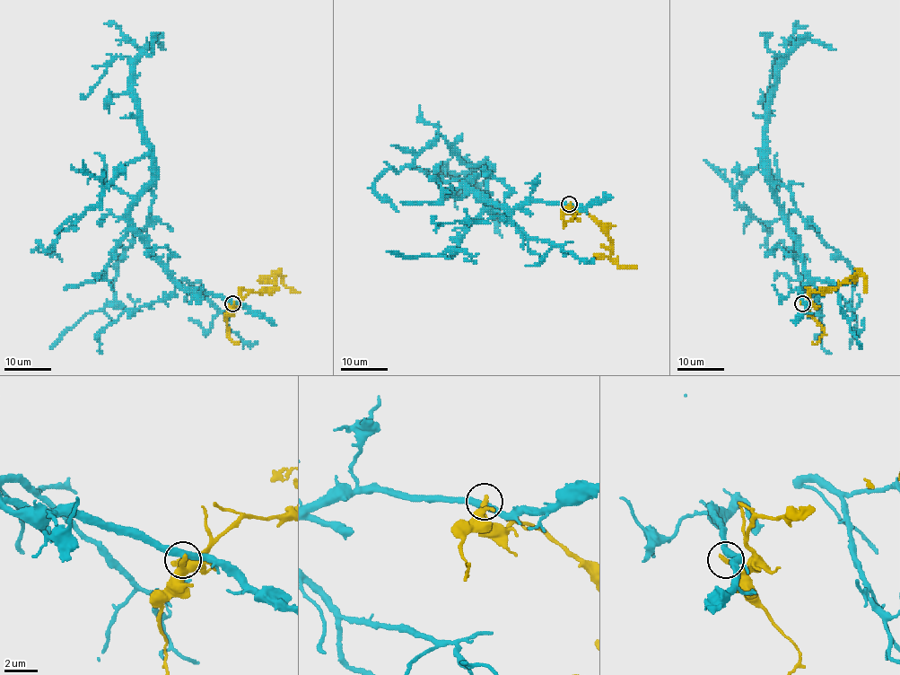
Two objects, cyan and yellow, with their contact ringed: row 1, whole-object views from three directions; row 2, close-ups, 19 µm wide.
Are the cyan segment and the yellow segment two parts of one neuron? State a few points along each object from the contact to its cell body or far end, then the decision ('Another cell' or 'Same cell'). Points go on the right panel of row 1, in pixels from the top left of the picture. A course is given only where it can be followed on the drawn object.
Course of cyan: (803, 303), (804, 259), (761, 154), (735, 199), (770, 232), (768, 249), (780, 242), (810, 259). Course of yellow: (802, 303), (809, 304), (811, 292), (833, 290), (856, 274), (864, 276), (866, 293). Another cell

